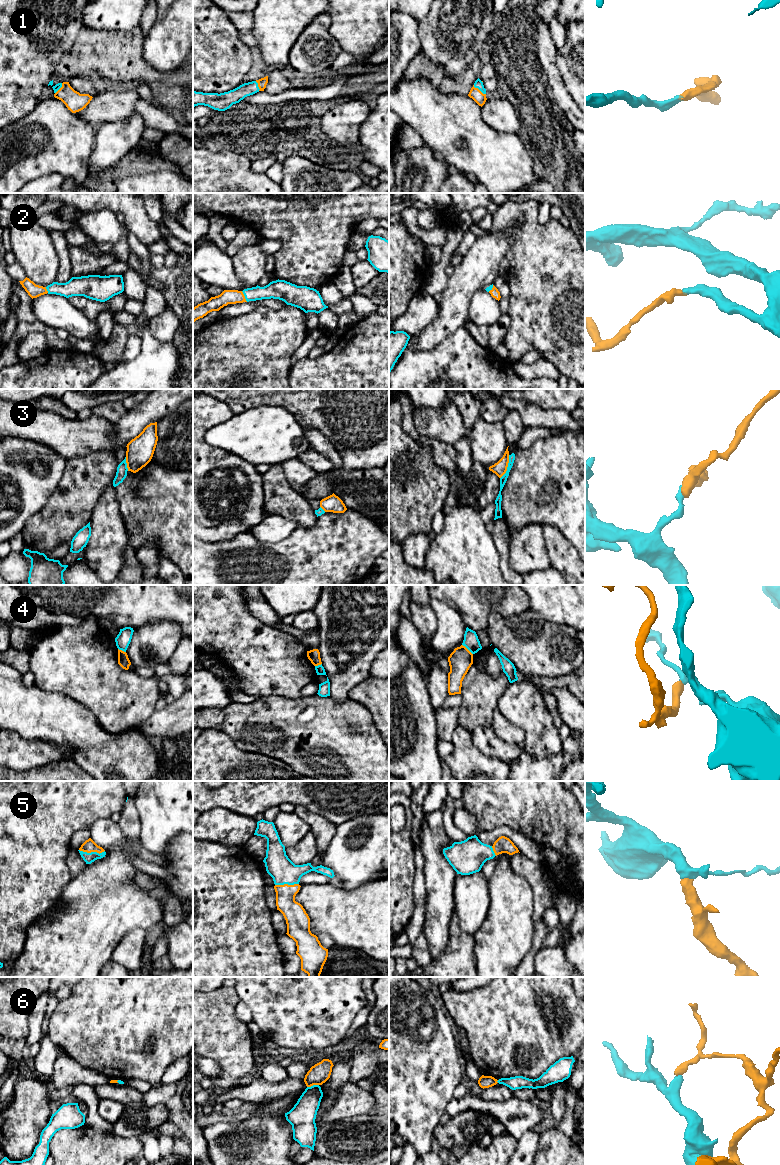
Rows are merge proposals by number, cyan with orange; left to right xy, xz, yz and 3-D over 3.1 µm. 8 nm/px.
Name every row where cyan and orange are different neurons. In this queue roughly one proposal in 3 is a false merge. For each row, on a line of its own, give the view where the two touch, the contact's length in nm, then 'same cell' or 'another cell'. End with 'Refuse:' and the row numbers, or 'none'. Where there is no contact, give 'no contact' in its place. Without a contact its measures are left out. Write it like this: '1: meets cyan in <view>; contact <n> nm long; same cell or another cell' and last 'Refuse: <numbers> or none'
1: meets cyan in yz; contact 130 nm long; same cell
2: meets cyan in xz; contact 100 nm long; same cell
3: meets cyan in yz; contact 200 nm long; another cell
4: meets cyan in yz; contact 120 nm long; another cell
5: meets cyan in xy; contact 200 nm long; same cell
6: meets cyan in xz; contact 100 nm long; another cell
Refuse: 3, 4, 6

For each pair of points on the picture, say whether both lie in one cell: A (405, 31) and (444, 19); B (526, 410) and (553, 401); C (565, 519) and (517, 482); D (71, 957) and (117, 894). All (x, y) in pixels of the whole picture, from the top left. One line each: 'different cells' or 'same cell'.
A: different cells
B: different cells
C: same cell
D: same cell

